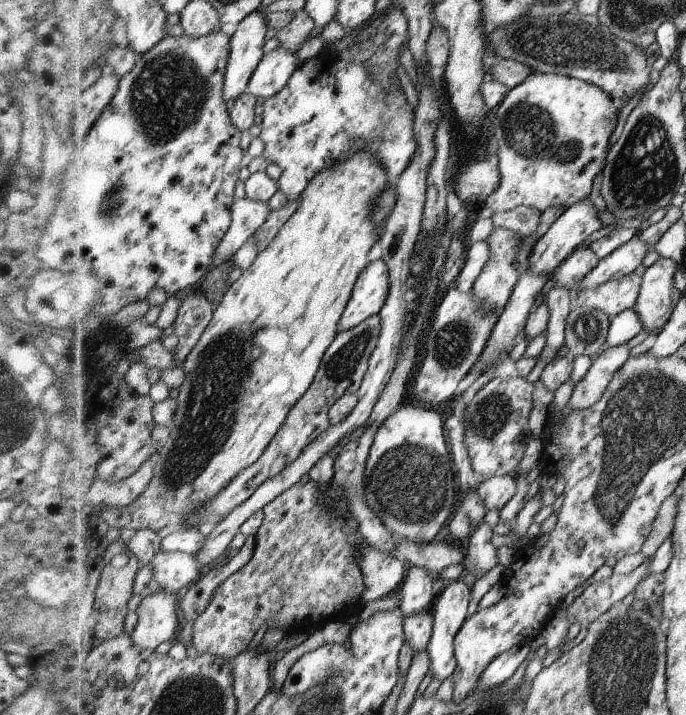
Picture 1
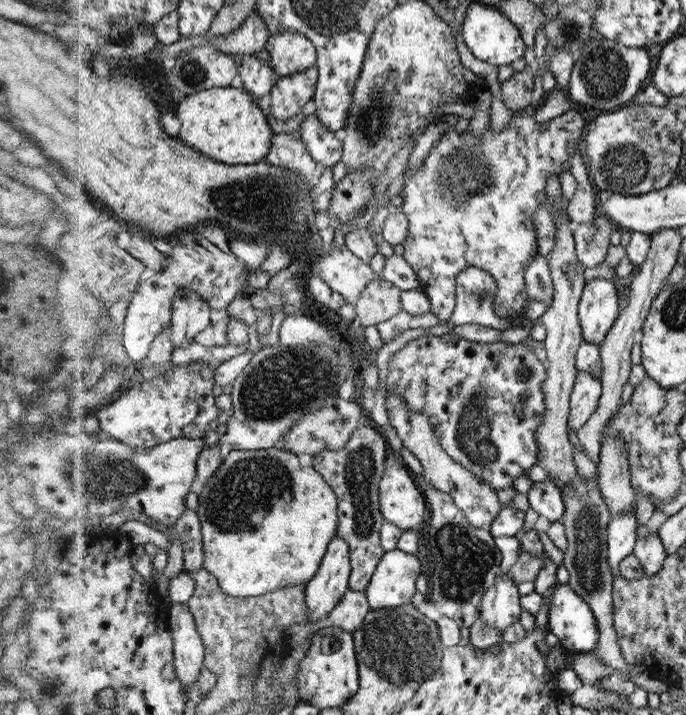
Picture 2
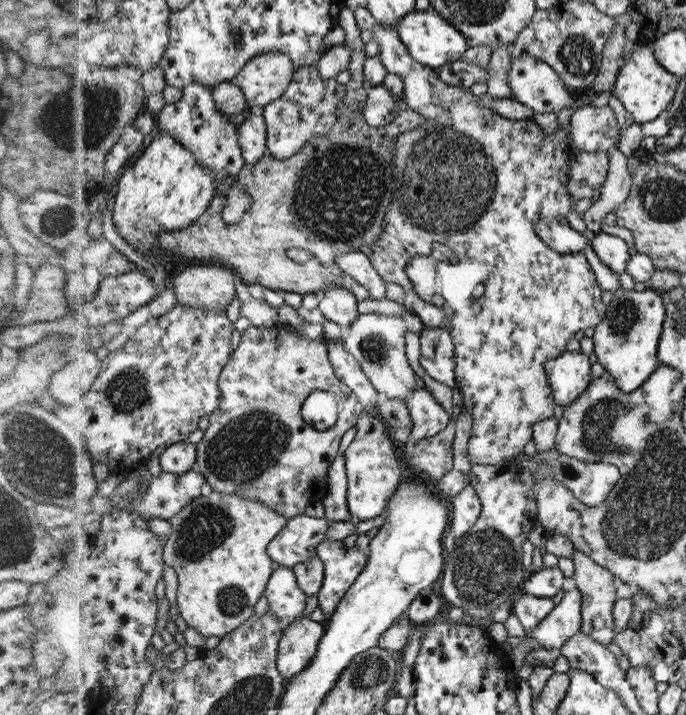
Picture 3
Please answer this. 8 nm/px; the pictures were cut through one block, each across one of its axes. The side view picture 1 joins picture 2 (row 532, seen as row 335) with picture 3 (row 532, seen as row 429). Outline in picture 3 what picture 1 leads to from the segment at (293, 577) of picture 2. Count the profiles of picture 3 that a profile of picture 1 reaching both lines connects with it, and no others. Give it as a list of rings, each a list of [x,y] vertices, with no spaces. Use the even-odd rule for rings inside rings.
[[[208,490],[180,511],[180,514],[170,522],[173,532],[165,544],[165,561],[179,574],[180,613],[188,627],[193,627],[204,637],[224,638],[233,634],[254,618],[256,604],[267,595],[269,582],[279,567],[269,553],[269,546],[288,526],[290,517],[282,515],[281,512],[258,499]]]

